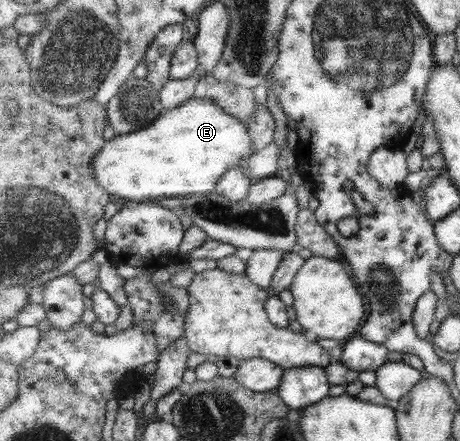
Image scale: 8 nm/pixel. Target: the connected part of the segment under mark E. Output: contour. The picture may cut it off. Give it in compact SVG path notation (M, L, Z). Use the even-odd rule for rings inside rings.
M194 96L181 106L162 112L152 126L130 134L115 135L112 140L107 141L93 161L93 172L101 186L119 203L145 203L147 200L212 193L221 177L229 173L229 169L239 165L242 160L249 160L255 153L248 124L238 119L227 114L225 109L214 101Z

